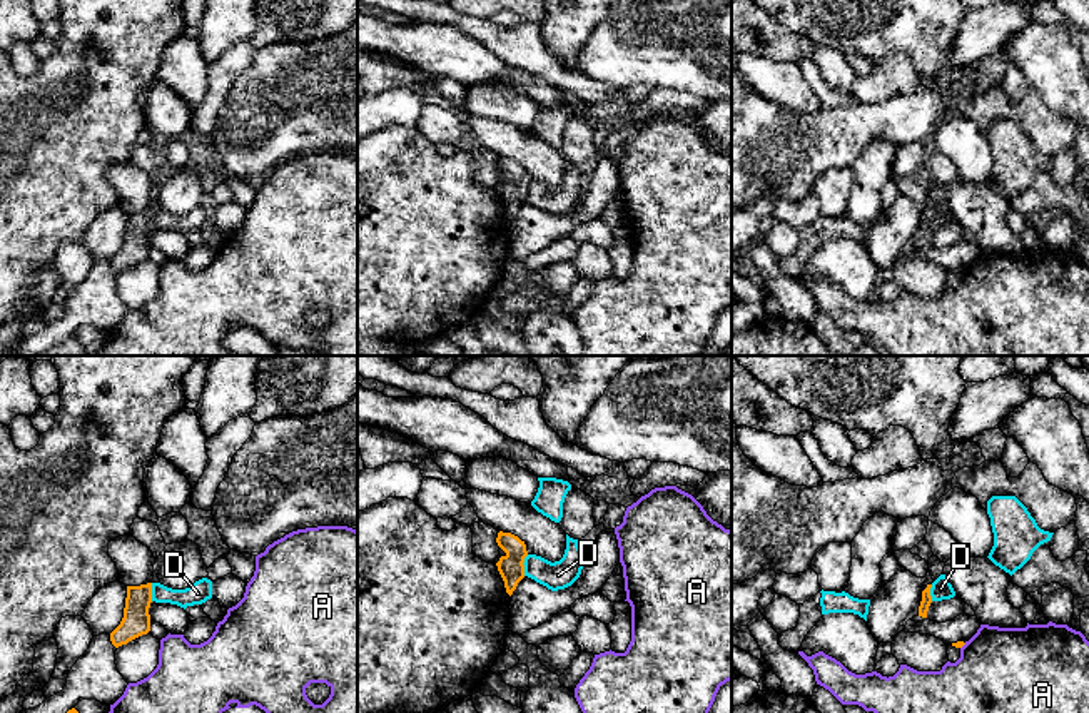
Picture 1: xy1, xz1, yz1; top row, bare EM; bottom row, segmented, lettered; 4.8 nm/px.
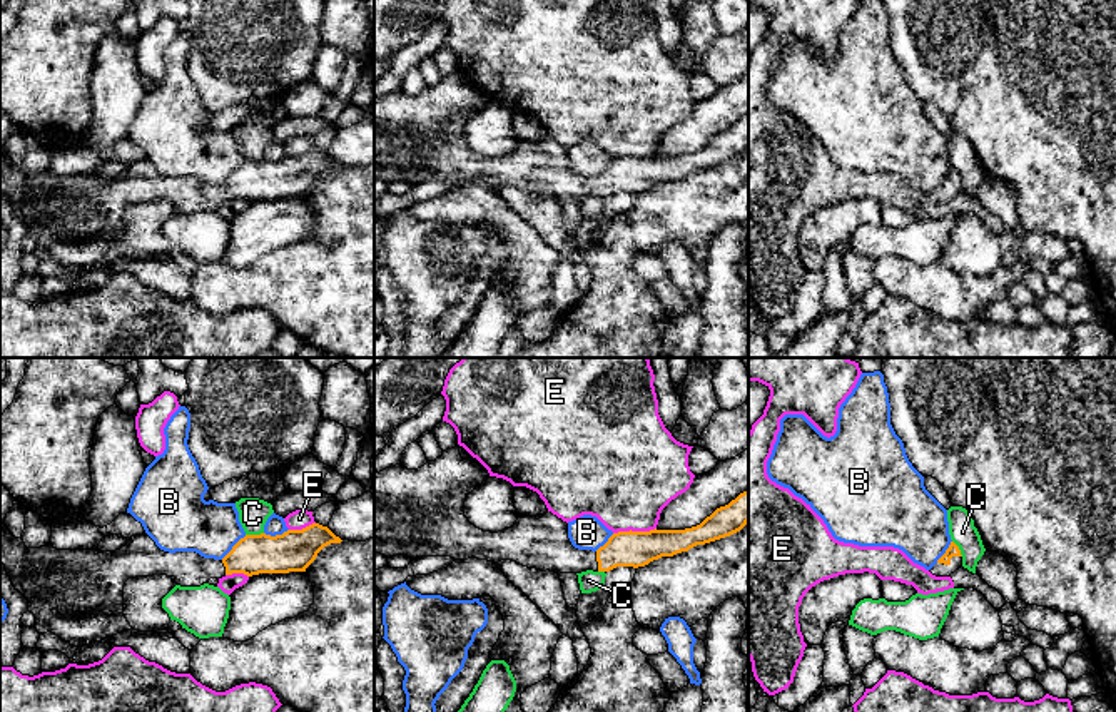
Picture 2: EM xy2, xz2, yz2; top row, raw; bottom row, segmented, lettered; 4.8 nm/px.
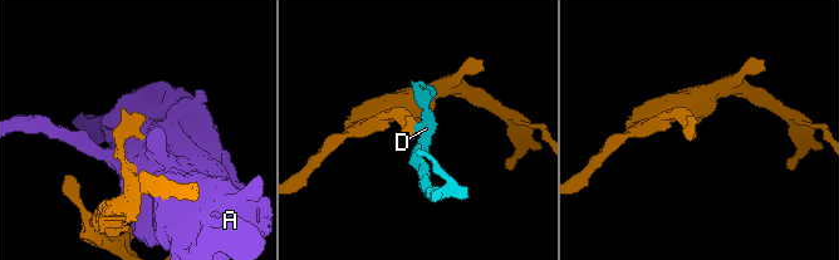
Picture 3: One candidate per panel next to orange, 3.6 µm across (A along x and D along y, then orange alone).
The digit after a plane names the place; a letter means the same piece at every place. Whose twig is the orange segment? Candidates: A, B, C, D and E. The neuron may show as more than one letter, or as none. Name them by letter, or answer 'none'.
none

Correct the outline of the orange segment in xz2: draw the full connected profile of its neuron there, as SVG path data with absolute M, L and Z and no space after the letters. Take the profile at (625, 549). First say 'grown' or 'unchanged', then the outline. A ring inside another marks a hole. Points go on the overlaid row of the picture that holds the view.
grown | M463 446L443 451L434 461L418 470L403 465L374 475L374 553L384 557L404 555L451 557L454 560L511 560L528 568L555 573L581 573L586 570L610 572L616 567L645 567L662 557L673 557L740 531L748 523L748 490L728 505L717 508L700 525L685 530L618 531L596 552L578 550L568 538L568 523L551 511L536 516L518 515L516 523L503 531L483 531L464 516L468 495L490 478L488 470Z

